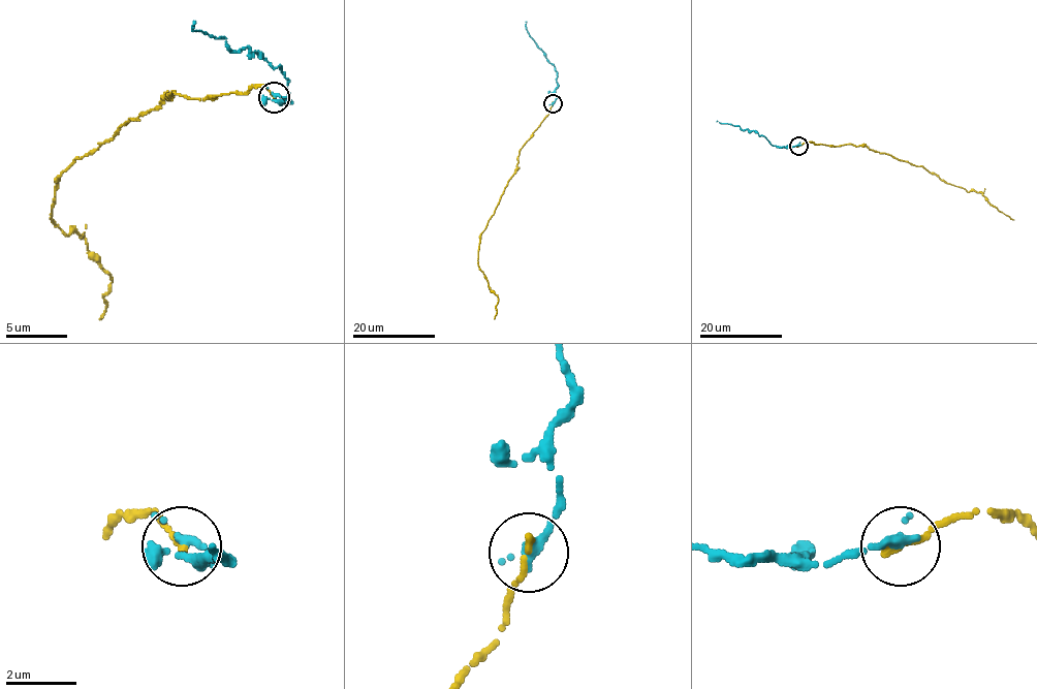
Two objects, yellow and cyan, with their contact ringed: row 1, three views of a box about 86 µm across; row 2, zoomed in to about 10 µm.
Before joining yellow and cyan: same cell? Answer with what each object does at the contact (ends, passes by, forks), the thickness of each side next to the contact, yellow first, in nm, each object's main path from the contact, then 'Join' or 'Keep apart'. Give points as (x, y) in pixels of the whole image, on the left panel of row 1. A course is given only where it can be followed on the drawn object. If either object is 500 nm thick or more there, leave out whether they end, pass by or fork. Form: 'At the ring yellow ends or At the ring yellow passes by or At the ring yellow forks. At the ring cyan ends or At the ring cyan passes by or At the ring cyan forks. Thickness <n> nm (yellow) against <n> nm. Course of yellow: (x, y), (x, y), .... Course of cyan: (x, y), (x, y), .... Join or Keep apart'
At the ring yellow ends. At the ring cyan ends. Thickness 240 nm (yellow) against 320 nm. Course of yellow: (273, 97), (263, 85), (214, 97), (171, 91), (60, 175), (51, 221), (82, 237), (113, 282), (100, 319). Course of cyan: (273, 94), (285, 103), (285, 72), (257, 52), (232, 52), (223, 39), (192, 30), (195, 24). Join

